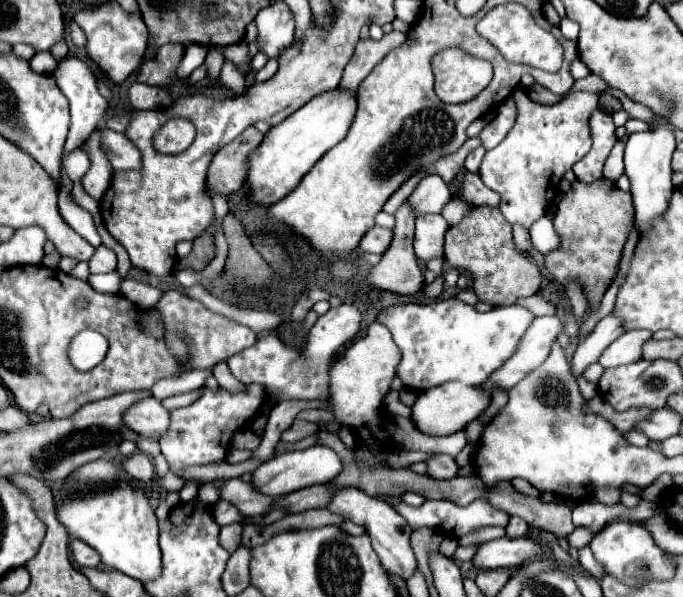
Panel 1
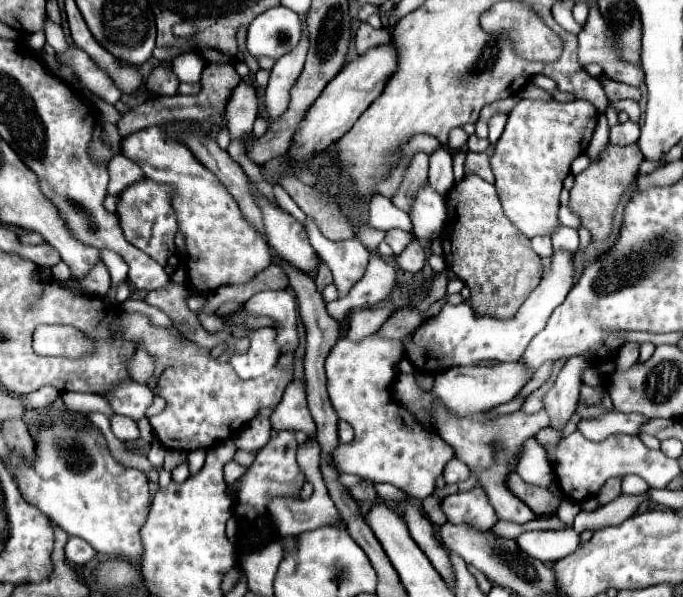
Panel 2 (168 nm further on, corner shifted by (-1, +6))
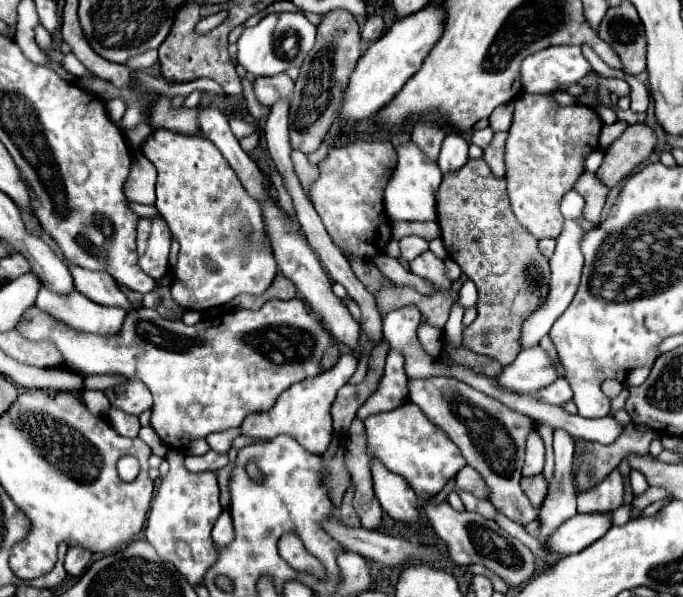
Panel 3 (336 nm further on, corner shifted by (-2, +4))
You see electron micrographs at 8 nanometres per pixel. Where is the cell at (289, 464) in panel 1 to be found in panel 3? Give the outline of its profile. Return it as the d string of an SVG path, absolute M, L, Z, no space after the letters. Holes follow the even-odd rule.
M405 402L391 412L369 416L365 420L365 430L369 456L381 460L391 472L401 474L415 490L419 500L441 492L449 478L453 478L467 464L461 450L451 442L451 438L447 438L443 430L431 424L431 420L413 402Z

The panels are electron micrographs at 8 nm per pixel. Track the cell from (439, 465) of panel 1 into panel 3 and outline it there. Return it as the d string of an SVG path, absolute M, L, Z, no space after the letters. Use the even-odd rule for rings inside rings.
M465 466L465 468L457 474L457 484L455 484L455 488L463 488L463 490L475 494L477 498L487 500L487 484L483 482L483 476L481 476L475 468L471 468L471 466Z

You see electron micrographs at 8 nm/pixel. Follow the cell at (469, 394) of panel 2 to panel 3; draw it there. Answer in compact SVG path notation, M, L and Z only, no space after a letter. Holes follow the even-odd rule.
M541 346L523 348L513 364L505 366L497 382L513 392L535 394L559 378L551 356Z

